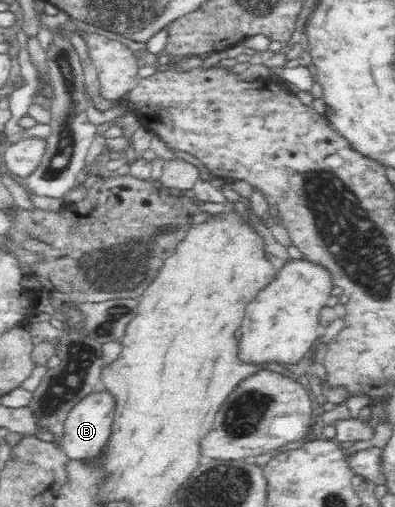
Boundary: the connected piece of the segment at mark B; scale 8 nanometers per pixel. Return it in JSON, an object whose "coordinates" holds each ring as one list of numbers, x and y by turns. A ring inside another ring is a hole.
{"coordinates":[[106,388,91,391,79,403,75,403,67,413,63,425,63,430,65,430,61,443,63,453,70,459,95,457,109,439,115,406,115,396]]}

